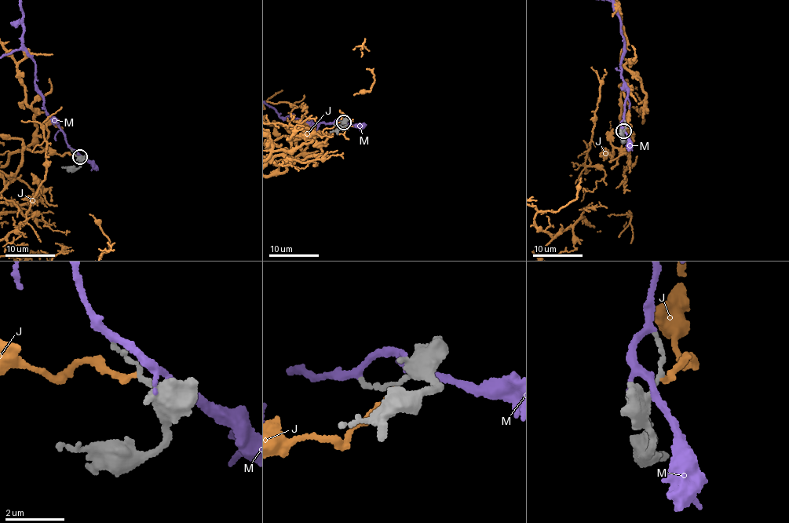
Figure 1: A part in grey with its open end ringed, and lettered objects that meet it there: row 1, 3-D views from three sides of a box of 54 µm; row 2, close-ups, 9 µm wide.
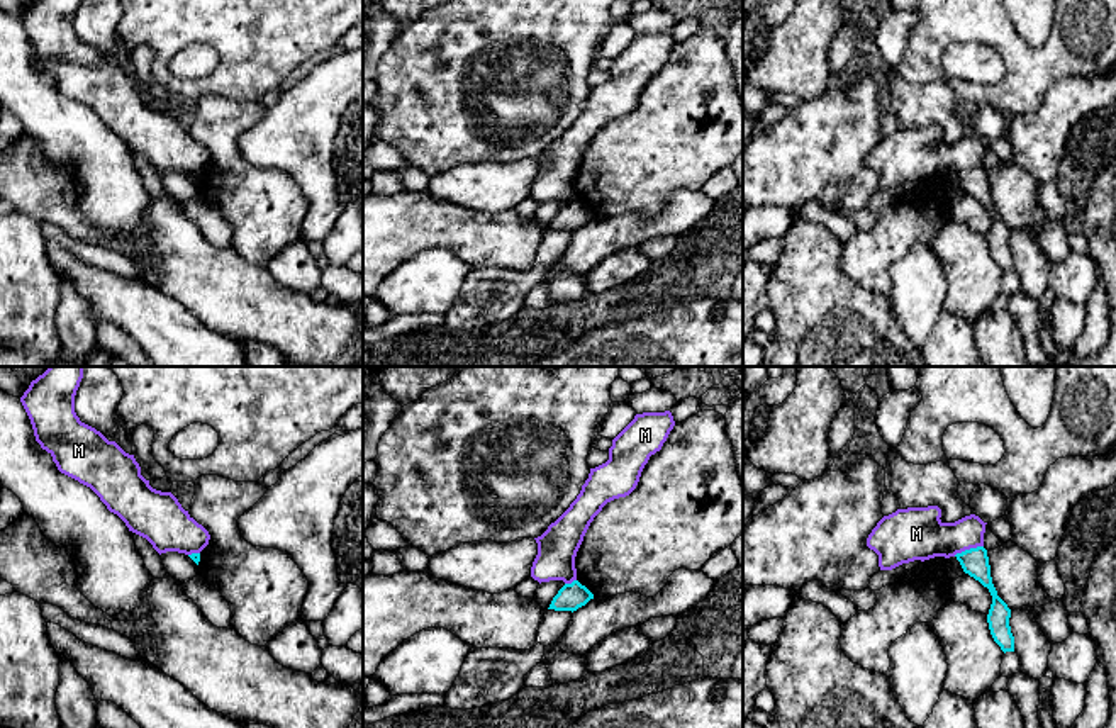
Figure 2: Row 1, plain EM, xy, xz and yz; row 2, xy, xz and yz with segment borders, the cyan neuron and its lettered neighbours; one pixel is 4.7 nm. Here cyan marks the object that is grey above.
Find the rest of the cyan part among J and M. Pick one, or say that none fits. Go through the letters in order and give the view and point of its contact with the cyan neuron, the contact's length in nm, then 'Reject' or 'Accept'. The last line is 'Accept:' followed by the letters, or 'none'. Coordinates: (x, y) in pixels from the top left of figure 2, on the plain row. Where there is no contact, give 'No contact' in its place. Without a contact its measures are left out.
J: No contact. Reject
M: Touches cyan at yz (967, 170). Shared border 150 nm. Reject
Accept: none

